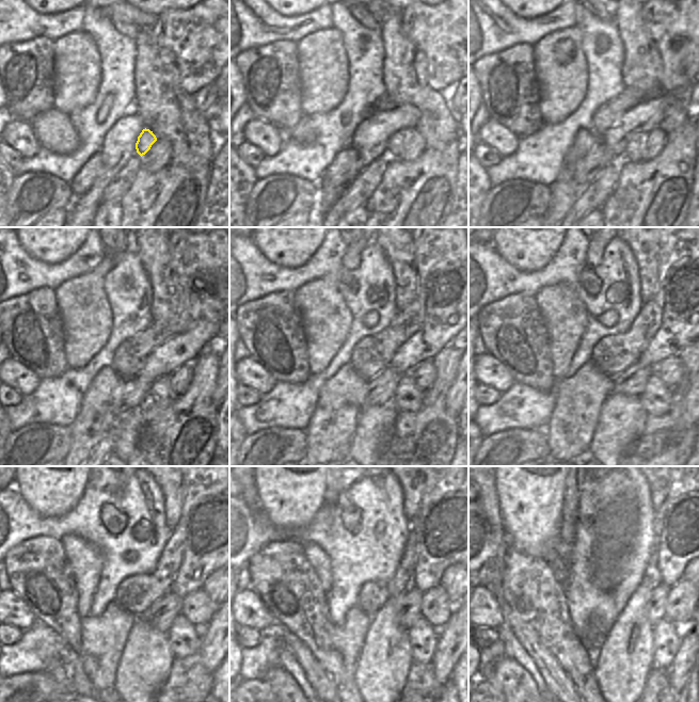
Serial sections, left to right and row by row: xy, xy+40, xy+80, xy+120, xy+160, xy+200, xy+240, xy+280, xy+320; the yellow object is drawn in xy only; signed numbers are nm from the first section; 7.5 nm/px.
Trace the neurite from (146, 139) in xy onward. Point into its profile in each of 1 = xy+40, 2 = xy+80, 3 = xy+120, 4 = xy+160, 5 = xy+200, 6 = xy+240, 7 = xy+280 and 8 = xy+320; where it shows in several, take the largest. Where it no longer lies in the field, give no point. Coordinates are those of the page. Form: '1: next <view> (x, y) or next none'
1: next xy+40 (395, 143)
2: next xy+80 (634, 152)
3: next xy+120 (160, 394)
4: next xy+160 (408, 397)
5: next xy+200 (656, 398)
6: next xy+240 (184, 640)
7: next xy+280 (422, 636)
8: next xy+320 (667, 642)

